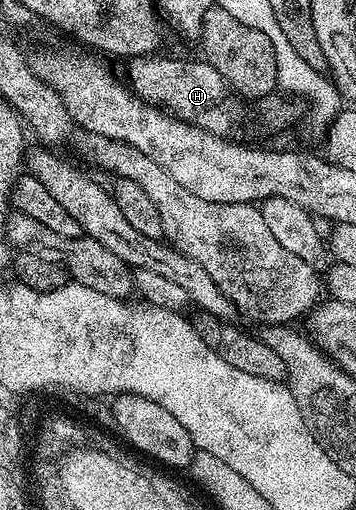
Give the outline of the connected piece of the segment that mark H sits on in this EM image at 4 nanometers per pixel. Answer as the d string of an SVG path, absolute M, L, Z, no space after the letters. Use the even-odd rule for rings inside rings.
M150 55L135 57L128 62L127 84L142 101L158 106L180 121L191 123L203 131L211 131L220 137L232 134L237 121L237 109L233 106L234 94L225 80L204 59L180 61L177 57Z

